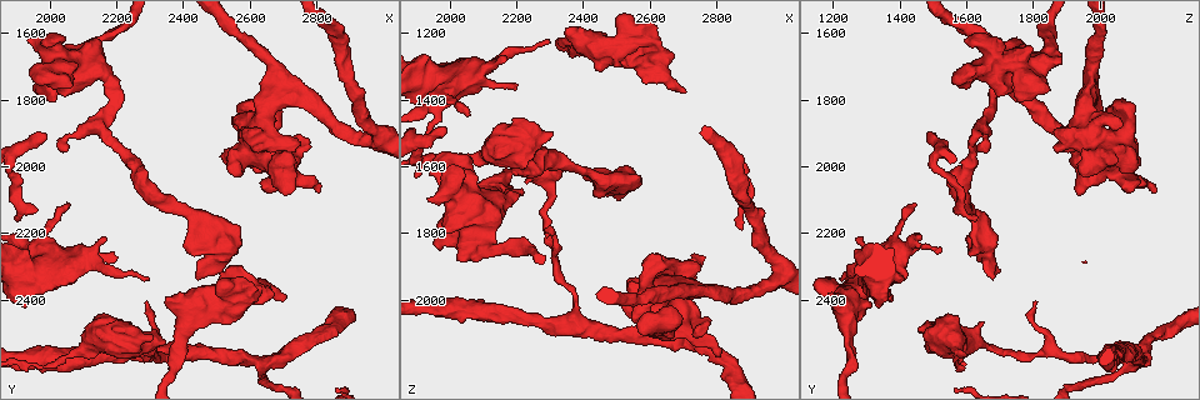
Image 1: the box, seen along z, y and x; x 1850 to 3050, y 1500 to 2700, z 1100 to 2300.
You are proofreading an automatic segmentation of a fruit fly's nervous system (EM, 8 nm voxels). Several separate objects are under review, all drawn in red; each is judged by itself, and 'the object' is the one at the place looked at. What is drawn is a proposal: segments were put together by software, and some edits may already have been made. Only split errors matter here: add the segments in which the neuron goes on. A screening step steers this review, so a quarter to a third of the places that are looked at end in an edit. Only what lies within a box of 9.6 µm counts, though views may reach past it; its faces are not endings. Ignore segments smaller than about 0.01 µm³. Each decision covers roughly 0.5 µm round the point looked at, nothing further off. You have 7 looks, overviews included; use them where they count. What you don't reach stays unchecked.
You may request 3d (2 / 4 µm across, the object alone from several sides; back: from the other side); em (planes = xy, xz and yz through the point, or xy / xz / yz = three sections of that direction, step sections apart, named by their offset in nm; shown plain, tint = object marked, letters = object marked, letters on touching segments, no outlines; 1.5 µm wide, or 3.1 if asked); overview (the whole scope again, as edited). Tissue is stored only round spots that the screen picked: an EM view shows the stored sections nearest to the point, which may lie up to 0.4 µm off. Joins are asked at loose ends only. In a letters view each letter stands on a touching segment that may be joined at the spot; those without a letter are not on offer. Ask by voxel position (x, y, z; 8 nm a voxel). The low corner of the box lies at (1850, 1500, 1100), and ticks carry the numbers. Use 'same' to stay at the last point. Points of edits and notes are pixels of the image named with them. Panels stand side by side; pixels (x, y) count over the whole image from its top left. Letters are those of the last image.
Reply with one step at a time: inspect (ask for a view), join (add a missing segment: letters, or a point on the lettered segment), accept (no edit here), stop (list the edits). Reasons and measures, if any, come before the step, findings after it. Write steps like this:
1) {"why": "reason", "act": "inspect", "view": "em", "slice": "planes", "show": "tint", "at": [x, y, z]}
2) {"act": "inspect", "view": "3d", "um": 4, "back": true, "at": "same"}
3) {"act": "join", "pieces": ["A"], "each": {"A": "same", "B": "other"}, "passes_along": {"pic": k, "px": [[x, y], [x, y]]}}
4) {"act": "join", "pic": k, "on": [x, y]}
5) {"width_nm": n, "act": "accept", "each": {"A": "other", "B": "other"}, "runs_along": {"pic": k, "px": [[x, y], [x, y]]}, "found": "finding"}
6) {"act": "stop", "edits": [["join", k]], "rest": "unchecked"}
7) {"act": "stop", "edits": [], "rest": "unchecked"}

{"why": "free end", "act": "inspect", "view": "em", "slice": "planes", "show": "letters", "at": [1990, 1910, 1490]}

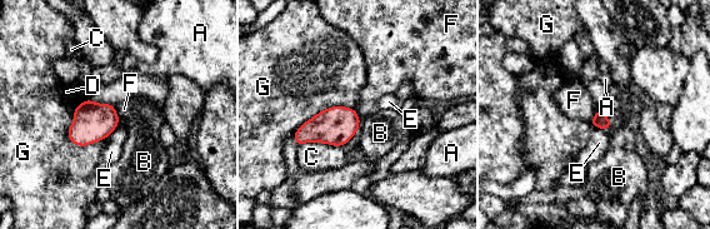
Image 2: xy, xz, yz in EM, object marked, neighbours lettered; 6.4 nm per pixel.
{"longest_contact_nm": ["G", 300], "act": "accept", "each": {"A": "other", "B": "other", "C": "other", "D": "other", "E": "other", "F": "other", "G": "other"}, "border": {"pic": 2, "px": [[114, 106], [120, 122]]}, "found": "none of them fits"}

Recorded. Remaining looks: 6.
{"why": "thick end", "act": "inspect", "view": "3d", "um": 4, "back": true, "at": [2310, 2510, 1500]}

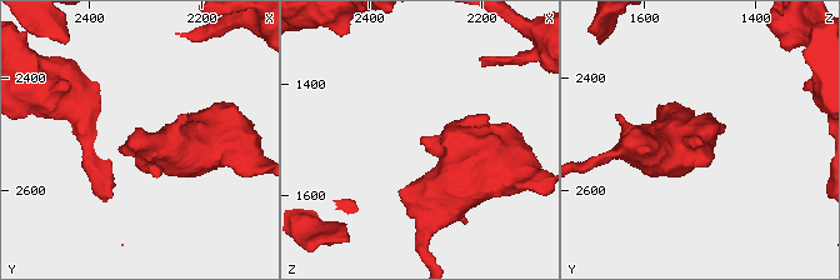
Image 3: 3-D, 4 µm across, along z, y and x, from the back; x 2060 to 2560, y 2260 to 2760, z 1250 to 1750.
{"why": "shape alone is not enough", "act": "inspect", "view": "em", "slice": "yz", "step": 4, "show": "letters", "at": [2305, 2520, 1495]}

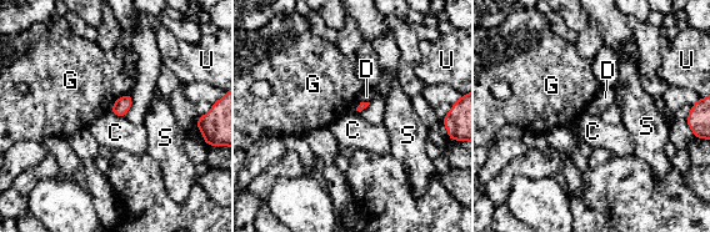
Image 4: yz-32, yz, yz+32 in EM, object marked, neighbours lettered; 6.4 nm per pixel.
{"act": "accept", "each": {"C": "other", "D": "other", "G": "other", "S": "other", "U": "other"}, "border": {"pic": 4, "px": [[110, 111], [125, 117]]}, "found": "none of them fits"}

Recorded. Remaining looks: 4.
{"why": "free end", "act": "inspect", "view": "em", "slice": "planes", "show": "tint", "at": [2210, 2270, 1360]}

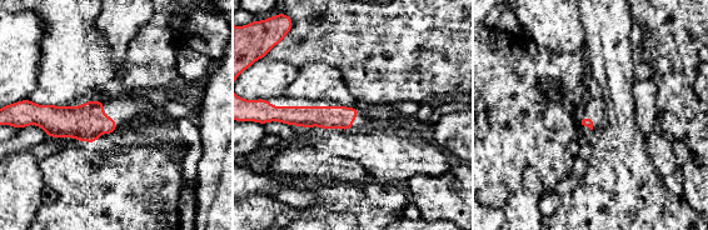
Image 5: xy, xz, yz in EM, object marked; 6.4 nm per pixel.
{"why": "see the neighbours", "act": "inspect", "view": "em", "slice": "planes", "show": "letters", "at": "same"}

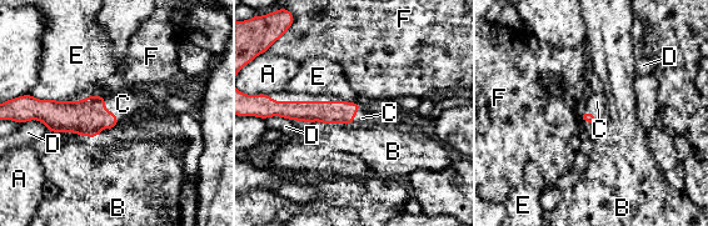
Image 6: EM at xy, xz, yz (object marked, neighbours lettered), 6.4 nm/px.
{"act": "join", "pieces": ["C"], "each": {"A": "other", "B": "other", "C": "same", "D": "other", "E": "other", "F": "other"}, "found": "it goes on there"}

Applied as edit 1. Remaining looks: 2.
{"act": "stop", "edits": [["join", 6]], "rest": "unchecked"}

